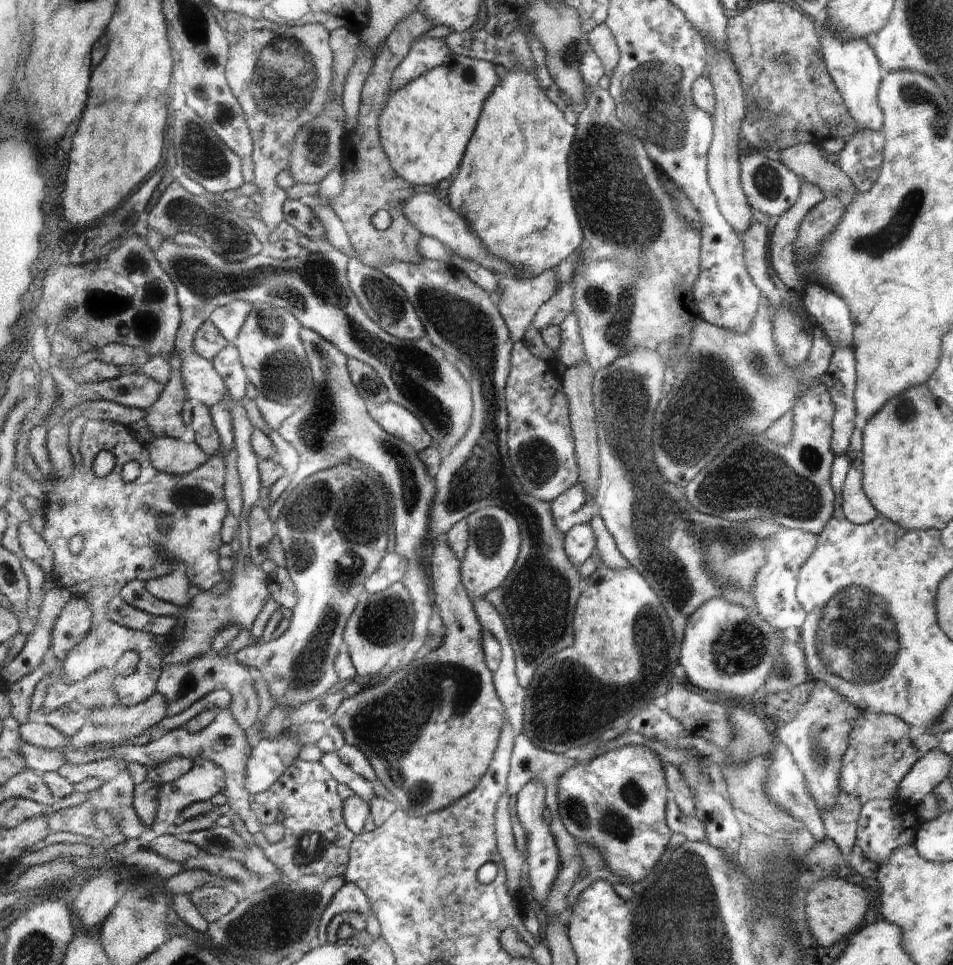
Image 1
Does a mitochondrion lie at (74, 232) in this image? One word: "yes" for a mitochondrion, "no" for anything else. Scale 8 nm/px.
no

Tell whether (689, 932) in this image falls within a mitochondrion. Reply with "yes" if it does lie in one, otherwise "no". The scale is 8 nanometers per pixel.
yes

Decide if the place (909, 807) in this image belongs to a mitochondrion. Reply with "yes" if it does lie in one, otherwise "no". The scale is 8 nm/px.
no

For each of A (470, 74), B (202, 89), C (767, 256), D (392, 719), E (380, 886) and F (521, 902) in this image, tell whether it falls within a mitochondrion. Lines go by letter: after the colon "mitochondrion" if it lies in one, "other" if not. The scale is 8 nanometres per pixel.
A: mitochondrion
B: mitochondrion
C: other
D: mitochondrion
E: other
F: other

